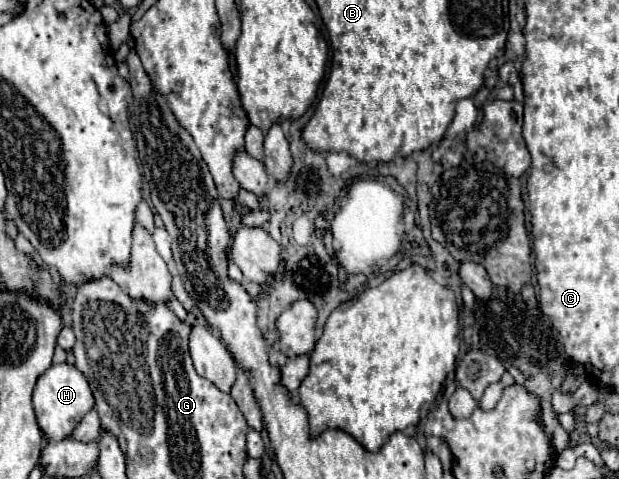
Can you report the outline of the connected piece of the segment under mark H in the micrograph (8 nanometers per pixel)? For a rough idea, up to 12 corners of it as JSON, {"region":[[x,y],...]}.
{"region":[[67,362],[39,376],[37,422],[67,438],[93,408],[87,378]]}

